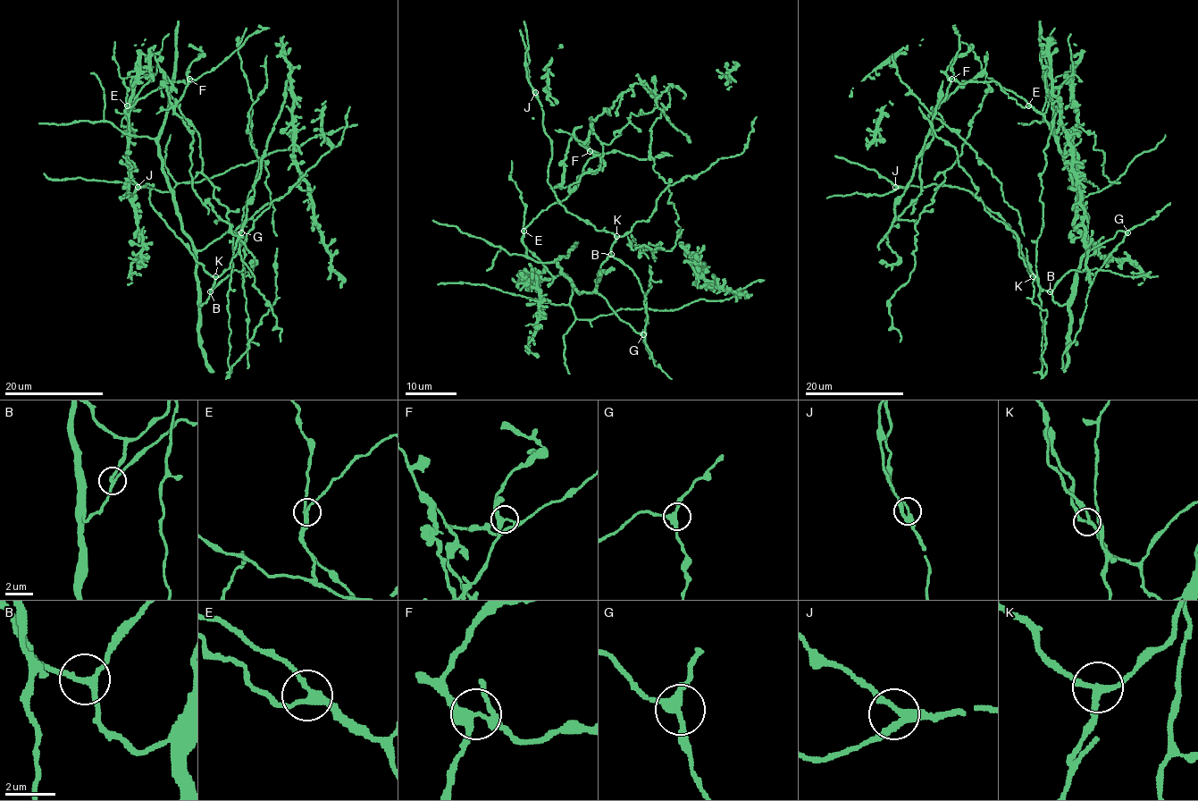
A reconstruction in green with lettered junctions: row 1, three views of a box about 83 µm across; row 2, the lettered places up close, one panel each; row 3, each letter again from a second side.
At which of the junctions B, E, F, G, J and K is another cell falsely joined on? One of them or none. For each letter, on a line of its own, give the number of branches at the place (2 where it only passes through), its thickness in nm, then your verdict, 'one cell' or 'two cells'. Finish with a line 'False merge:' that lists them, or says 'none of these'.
B: 3 | 200 nm | one cell
E: 3 | 240 nm | one cell
F: 3 | 240 nm | two cells
G: 3 | 300 nm | one cell
J: 3 | 280 nm | one cell
K: 3 | 240 nm | one cell
False merge: F

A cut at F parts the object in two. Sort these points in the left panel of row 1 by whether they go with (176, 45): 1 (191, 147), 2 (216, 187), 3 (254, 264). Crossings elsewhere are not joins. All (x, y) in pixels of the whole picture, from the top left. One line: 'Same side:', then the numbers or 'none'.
Same side: none

